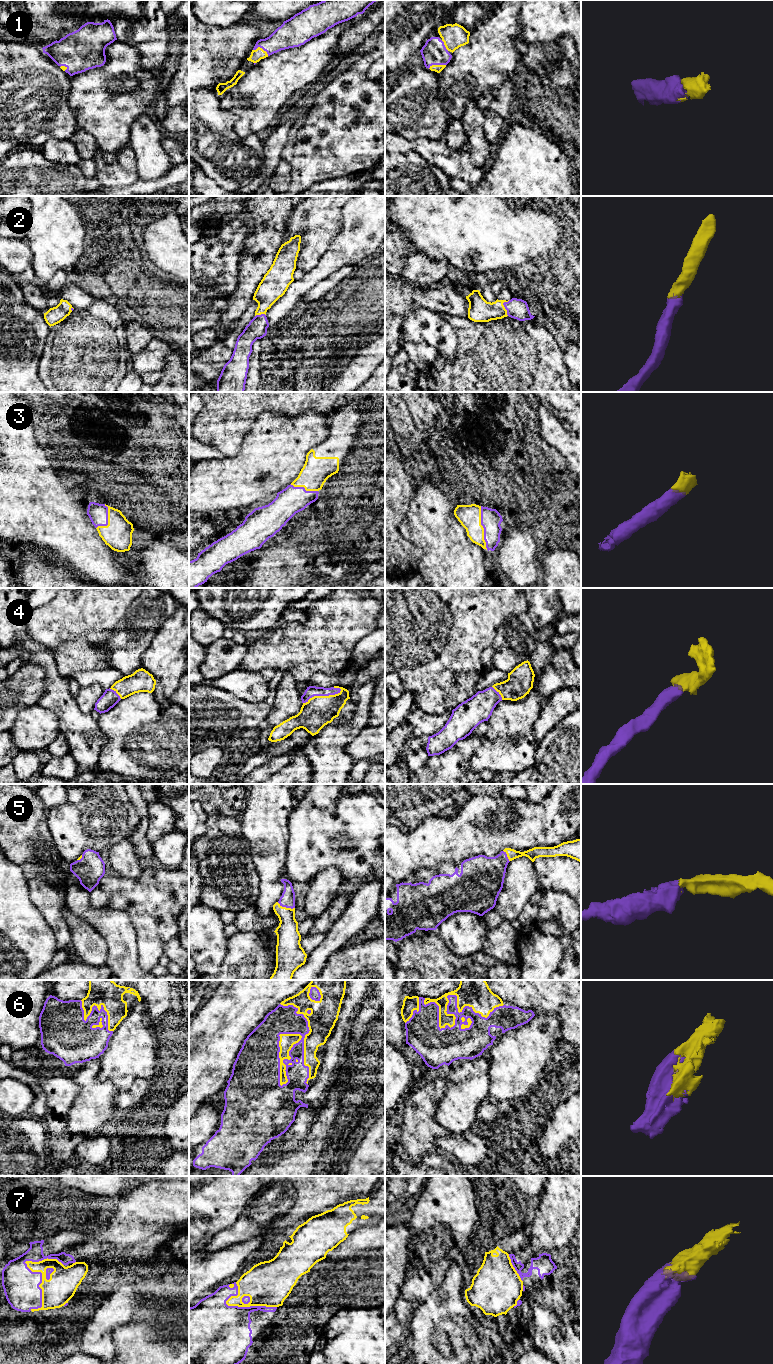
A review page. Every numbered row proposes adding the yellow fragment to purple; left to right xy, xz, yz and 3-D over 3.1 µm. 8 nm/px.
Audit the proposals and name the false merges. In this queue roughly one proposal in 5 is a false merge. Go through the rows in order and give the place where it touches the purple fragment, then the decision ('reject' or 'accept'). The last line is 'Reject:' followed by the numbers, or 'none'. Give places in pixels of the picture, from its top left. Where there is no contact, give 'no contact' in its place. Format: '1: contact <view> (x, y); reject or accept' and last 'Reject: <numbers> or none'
1: contact yz (436, 64); accept
2: contact yz (504, 306); accept
3: contact yz (483, 527); accept
4: contact xz (322, 695); accept
5: contact xz (286, 907); accept
6: contact xz (304, 1037); accept
7: contact xy (39, 1272); accept
Reject: none

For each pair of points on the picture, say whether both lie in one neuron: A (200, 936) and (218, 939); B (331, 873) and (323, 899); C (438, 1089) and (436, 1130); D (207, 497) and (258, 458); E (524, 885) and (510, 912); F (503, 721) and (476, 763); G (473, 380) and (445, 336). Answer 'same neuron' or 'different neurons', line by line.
A: same neuron
B: same neuron
C: same neuron
D: same neuron
E: same neuron
F: same neuron
G: different neurons

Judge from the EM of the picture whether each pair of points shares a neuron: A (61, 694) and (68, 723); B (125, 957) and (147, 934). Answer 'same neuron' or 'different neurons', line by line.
A: same neuron
B: different neurons

